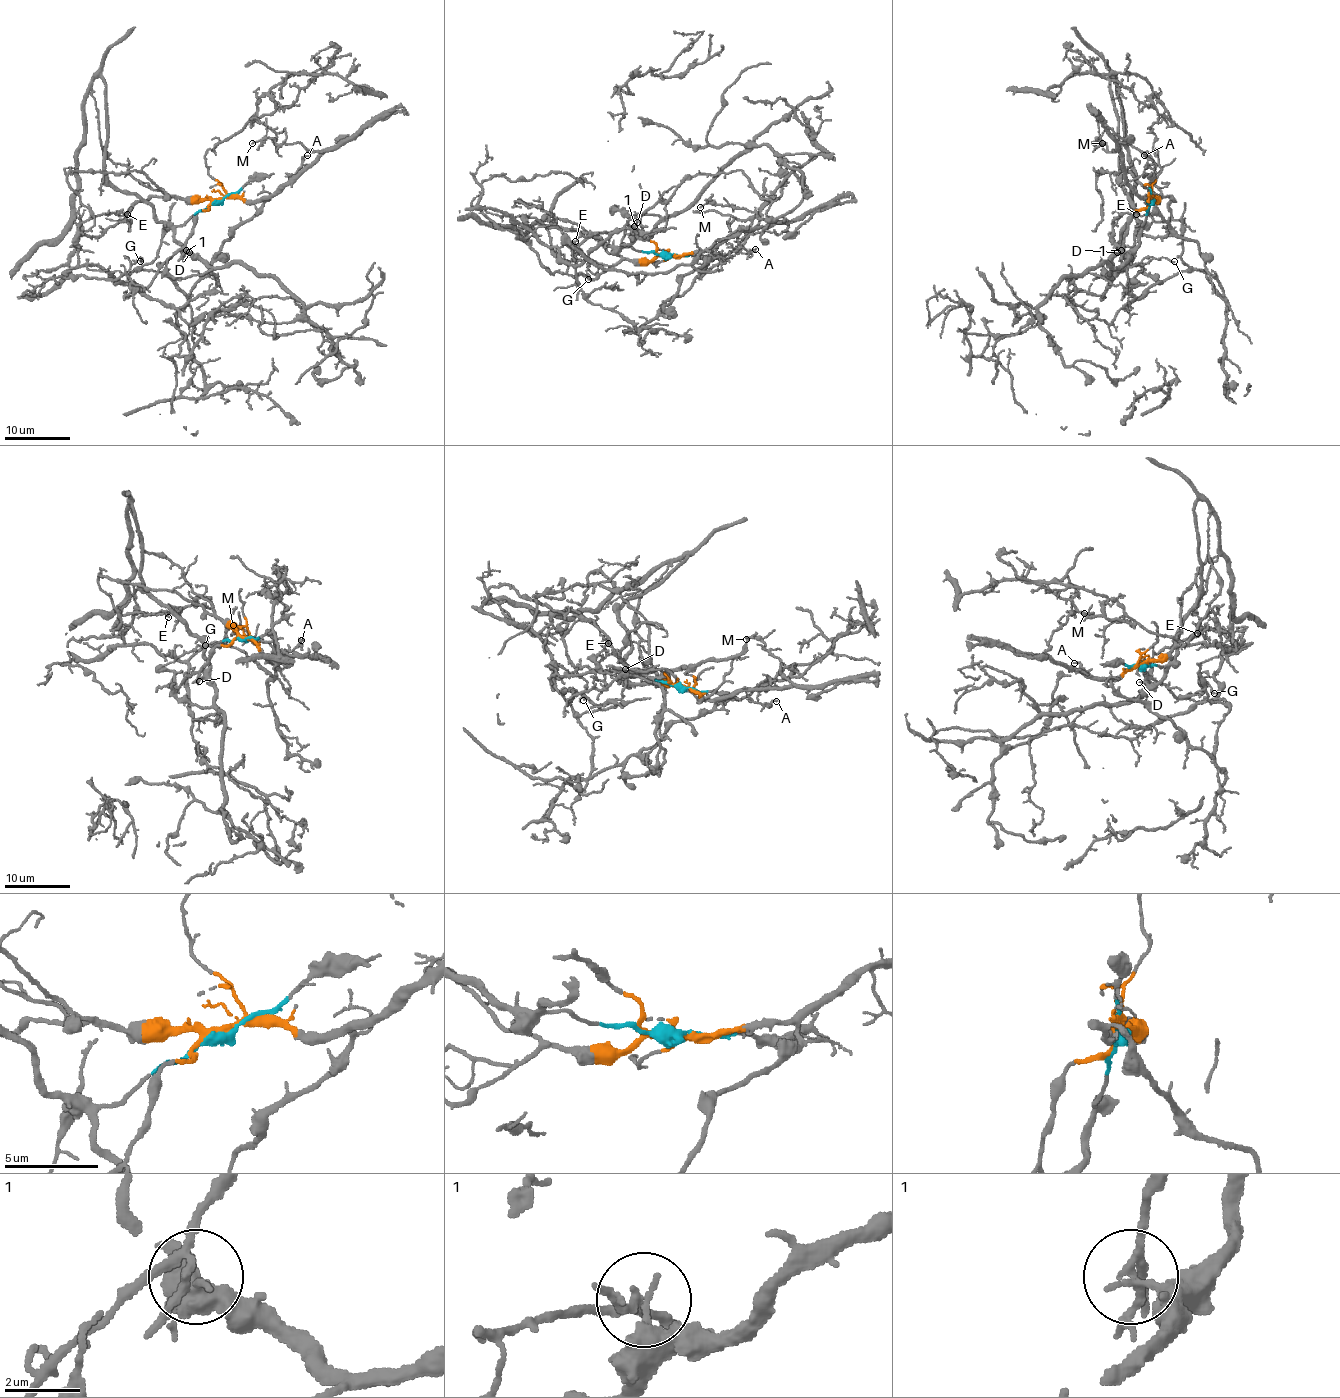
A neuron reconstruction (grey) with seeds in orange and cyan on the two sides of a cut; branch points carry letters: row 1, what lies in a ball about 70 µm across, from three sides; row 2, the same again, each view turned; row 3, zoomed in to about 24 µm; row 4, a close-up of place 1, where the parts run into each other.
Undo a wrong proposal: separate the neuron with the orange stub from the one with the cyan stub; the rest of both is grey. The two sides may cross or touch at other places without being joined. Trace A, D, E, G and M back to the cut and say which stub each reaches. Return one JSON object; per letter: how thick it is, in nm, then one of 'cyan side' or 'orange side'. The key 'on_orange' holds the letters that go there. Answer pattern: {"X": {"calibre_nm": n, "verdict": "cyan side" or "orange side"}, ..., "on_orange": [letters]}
{"A": {"calibre_nm": 120, "verdict": "orange side"}, "D": {"calibre_nm": 120, "verdict": "cyan side"}, "E": {"calibre_nm": 80, "verdict": "orange side"}, "G": {"calibre_nm": 150, "verdict": "orange side"}, "M": {"calibre_nm": 100, "verdict": "orange side"}, "on_orange": ["A", "E", "G", "M"]}

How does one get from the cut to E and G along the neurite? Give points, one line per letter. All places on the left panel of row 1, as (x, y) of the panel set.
E: (217, 199), (152, 196), (147, 201), (139, 201), (119, 221), (126, 216), (117, 214), (121, 211), (127, 214)
G: (217, 199), (196, 214), (188, 237), (149, 285), (129, 285), (119, 278), (140, 257), (140, 262)

